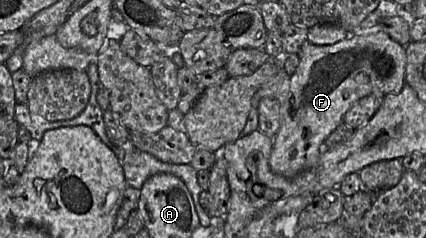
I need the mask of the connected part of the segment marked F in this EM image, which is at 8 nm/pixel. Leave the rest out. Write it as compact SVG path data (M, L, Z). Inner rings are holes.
M378 31L376 33L371 33L367 35L354 35L352 33L349 36L336 42L332 45L314 45L308 41L305 41L298 53L300 58L300 63L296 71L290 76L290 85L288 91L282 98L276 98L280 102L281 110L281 125L280 128L273 139L273 148L269 159L269 166L271 170L279 175L287 178L294 178L305 170L313 168L319 161L321 154L324 152L326 147L325 140L342 122L344 122L345 113L351 108L351 106L360 98L365 97L374 92L380 92L384 95L388 93L399 93L405 82L405 69L406 69L406 49L405 46L394 41L386 32Z

